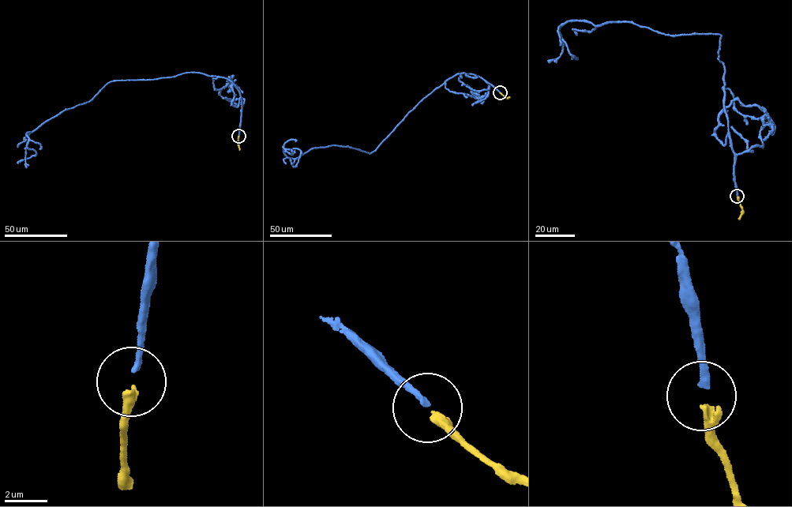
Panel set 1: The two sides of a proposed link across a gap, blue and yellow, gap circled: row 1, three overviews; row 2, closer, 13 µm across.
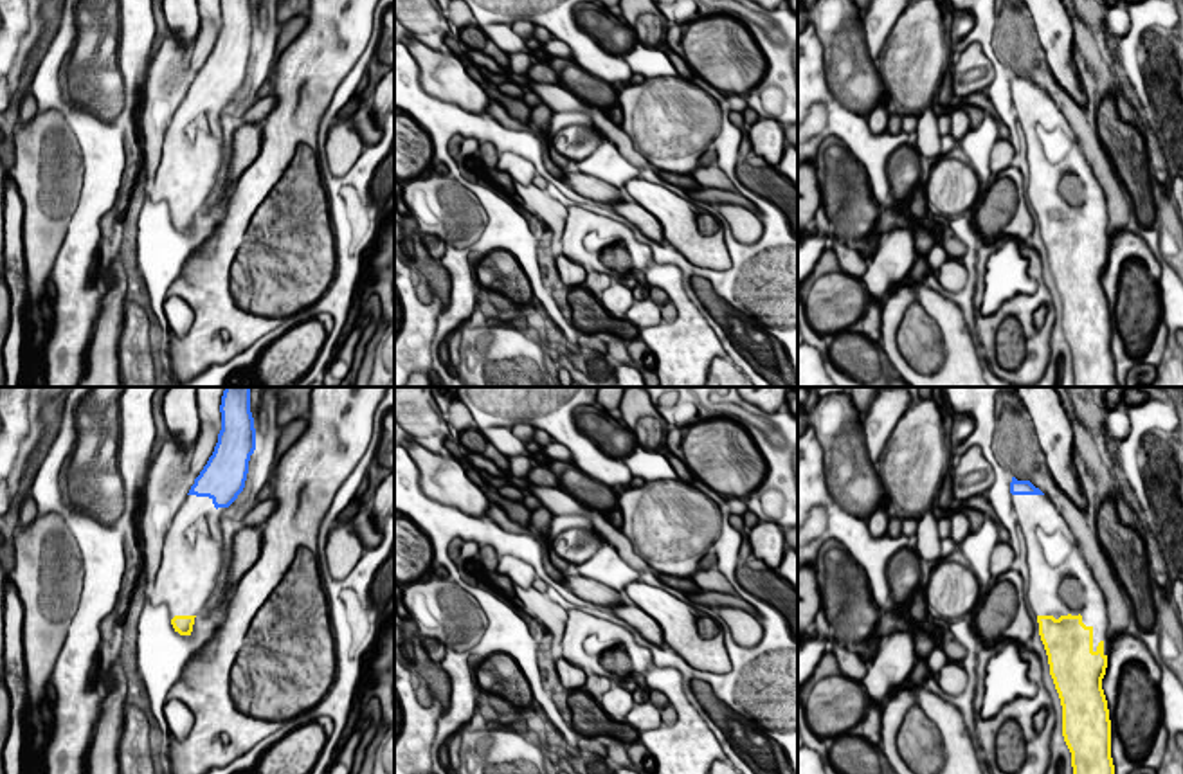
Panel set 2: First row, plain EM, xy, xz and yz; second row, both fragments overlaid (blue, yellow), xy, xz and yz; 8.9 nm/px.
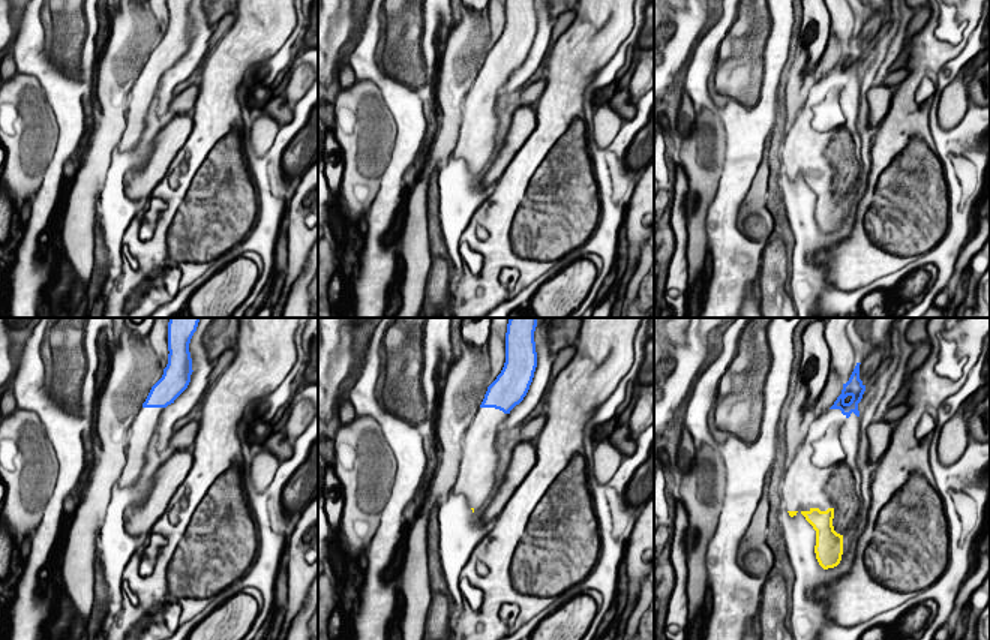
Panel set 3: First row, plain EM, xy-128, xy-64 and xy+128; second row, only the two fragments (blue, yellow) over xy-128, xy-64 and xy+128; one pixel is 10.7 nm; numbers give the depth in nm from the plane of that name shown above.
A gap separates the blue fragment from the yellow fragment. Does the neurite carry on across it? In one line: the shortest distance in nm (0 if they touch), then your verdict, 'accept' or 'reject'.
1000 nm apart; accept

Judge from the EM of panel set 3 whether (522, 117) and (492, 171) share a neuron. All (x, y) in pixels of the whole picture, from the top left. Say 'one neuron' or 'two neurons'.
one neuron

